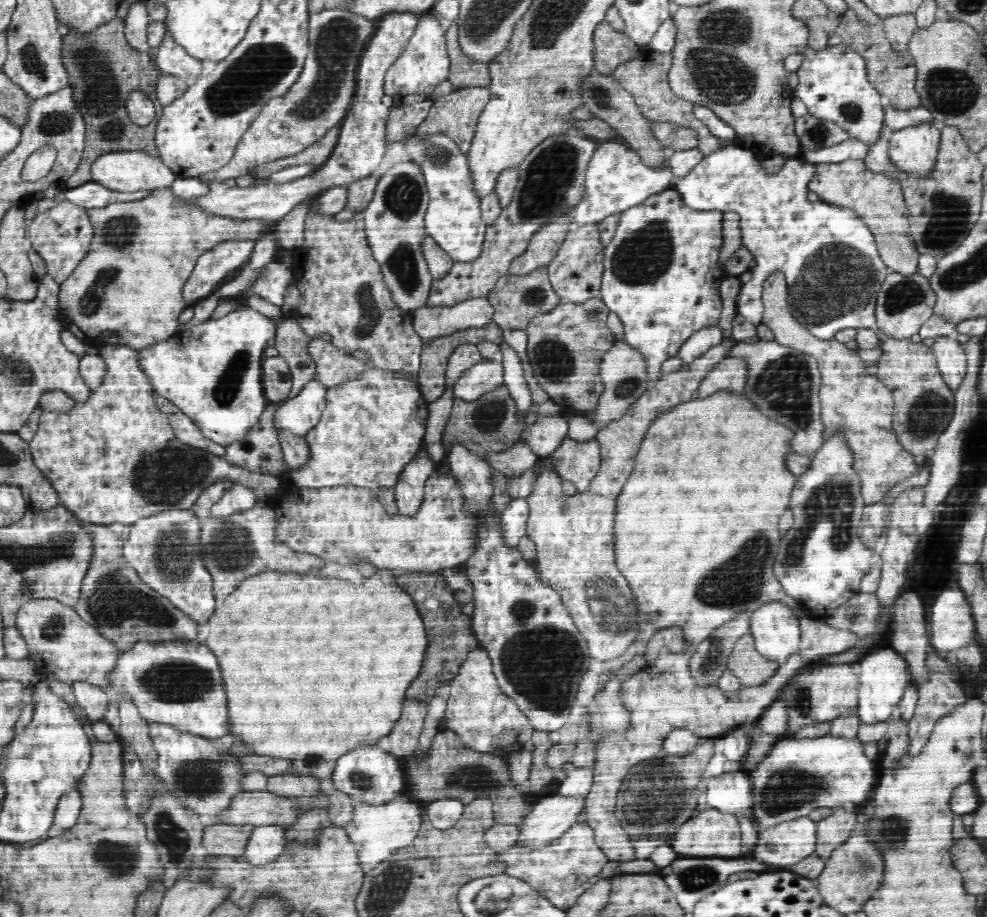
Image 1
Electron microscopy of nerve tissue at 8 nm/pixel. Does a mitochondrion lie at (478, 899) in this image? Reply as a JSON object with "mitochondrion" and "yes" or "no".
{"mitochondrion":"yes"}

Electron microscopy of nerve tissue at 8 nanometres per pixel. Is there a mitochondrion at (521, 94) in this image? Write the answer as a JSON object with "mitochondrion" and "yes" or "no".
{"mitochondrion":"no"}

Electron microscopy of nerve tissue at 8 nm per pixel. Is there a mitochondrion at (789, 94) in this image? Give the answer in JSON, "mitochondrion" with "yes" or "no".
{"mitochondrion":"no"}

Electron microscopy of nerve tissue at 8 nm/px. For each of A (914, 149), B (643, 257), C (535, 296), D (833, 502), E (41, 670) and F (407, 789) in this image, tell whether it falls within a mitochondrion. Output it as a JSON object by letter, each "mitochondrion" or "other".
{"A":"other","B":"mitochondrion","C":"mitochondrion","D":"mitochondrion","E":"other","F":"other"}

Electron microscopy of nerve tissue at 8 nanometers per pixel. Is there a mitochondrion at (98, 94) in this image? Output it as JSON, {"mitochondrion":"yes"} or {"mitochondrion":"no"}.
{"mitochondrion":"yes"}

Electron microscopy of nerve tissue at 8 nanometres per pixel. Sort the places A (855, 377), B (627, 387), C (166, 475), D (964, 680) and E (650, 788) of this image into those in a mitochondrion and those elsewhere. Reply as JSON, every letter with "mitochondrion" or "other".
{"A":"other","B":"mitochondrion","C":"mitochondrion","D":"other","E":"mitochondrion"}

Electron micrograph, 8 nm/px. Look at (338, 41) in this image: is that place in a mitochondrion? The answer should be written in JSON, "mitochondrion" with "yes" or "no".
{"mitochondrion":"yes"}

